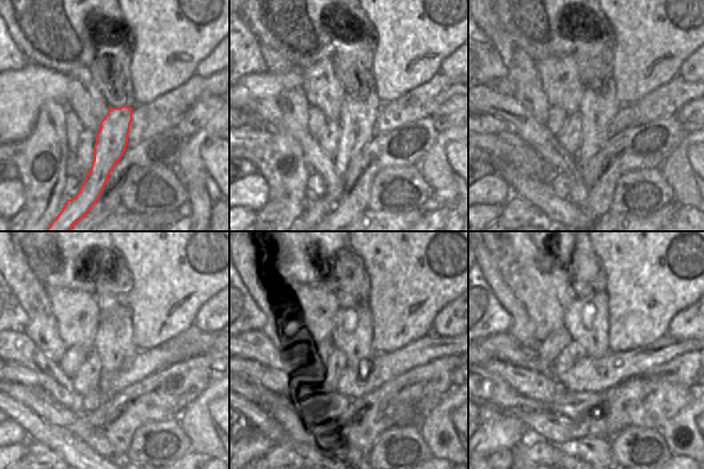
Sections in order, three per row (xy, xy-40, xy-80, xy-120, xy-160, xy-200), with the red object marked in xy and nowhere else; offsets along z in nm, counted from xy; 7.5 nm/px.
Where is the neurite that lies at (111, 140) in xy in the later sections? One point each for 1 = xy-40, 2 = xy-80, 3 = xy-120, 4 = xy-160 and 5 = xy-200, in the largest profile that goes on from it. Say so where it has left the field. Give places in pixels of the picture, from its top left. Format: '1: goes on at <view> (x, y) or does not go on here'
1: goes on at xy-40 (356, 118)
2: goes on at xy-80 (597, 110)
3: goes on at xy-120 (113, 342)
4: goes on at xy-160 (351, 333)
5: goes on at xy-200 (586, 320)

